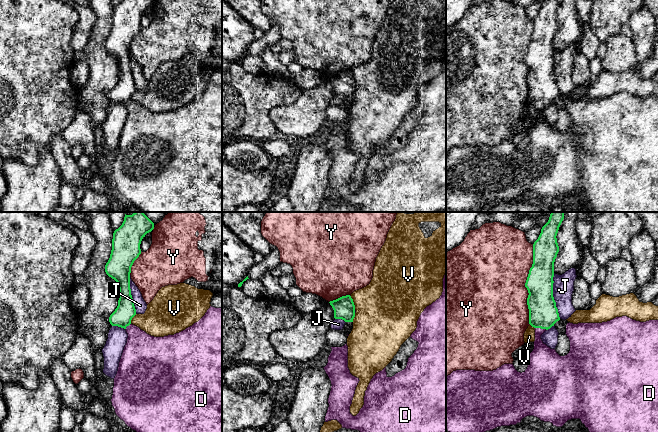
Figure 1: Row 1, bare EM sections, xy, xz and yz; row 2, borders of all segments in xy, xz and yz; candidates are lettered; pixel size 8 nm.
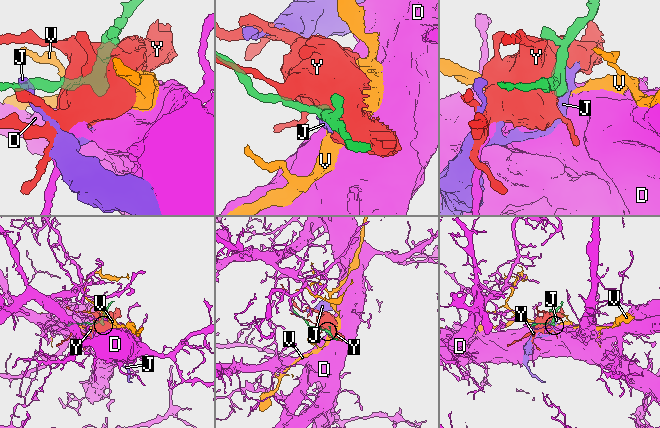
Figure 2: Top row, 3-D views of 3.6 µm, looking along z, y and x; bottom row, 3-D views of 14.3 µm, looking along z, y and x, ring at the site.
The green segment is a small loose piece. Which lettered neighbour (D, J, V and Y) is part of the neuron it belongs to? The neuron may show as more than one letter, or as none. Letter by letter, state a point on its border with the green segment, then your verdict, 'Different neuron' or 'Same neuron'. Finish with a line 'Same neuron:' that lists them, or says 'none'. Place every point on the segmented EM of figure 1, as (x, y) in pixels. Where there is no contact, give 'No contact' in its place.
D: Touches green at yz (541, 328). Same neuron
J: Touches green at yz (552, 296). Different neuron
V: Touches green at xz (353, 302). Different neuron
Y: Touches green at yz (525, 284). Different neuron
Same neuron: D

